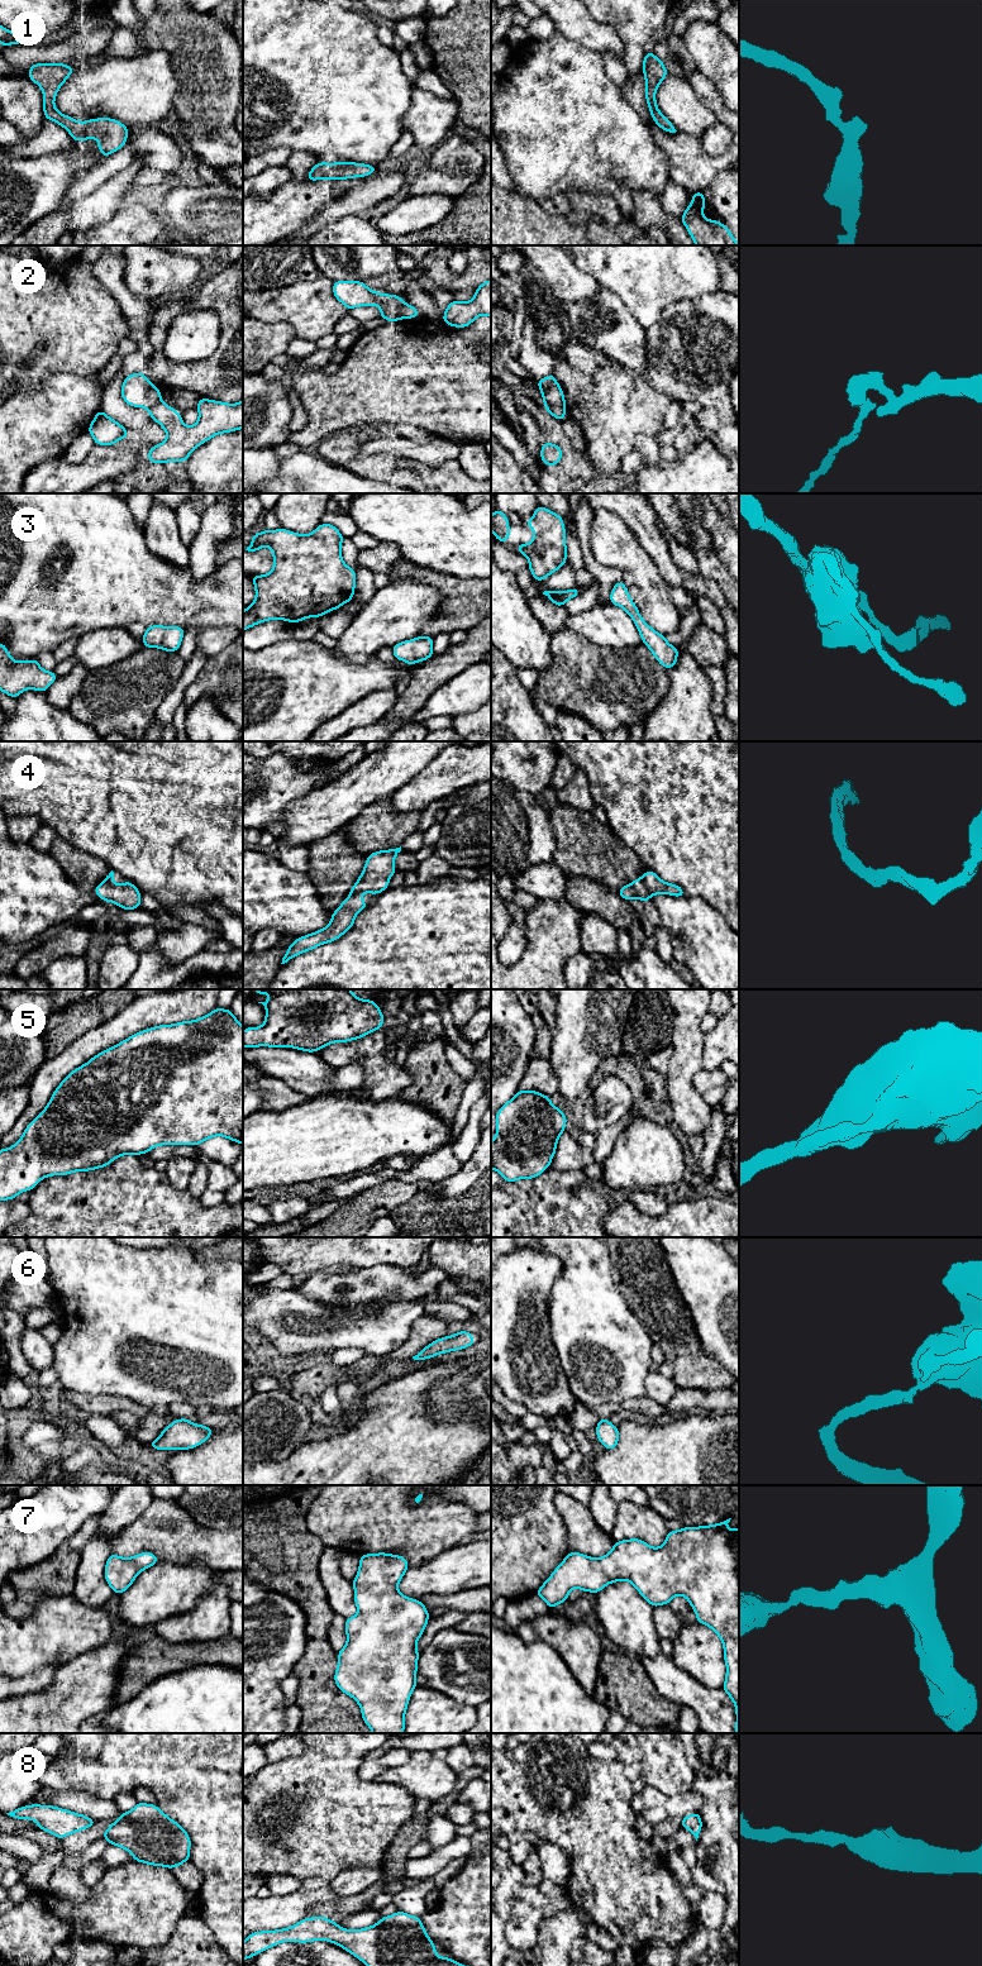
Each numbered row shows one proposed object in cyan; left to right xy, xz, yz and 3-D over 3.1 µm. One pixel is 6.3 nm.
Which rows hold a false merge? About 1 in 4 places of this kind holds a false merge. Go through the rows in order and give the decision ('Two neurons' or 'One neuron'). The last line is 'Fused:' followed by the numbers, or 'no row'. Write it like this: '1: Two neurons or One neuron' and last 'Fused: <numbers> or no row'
1: One neuron
2: Two neurons
3: One neuron
4: One neuron
5: One neuron
6: One neuron
7: One neuron
8: One neuron
Fused: 2

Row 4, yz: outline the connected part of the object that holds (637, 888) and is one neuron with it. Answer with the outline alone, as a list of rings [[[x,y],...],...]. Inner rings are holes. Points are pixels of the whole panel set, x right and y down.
[[[647,870],[640,878],[621,887],[618,893],[626,901],[638,898],[644,902],[648,902],[652,896],[659,893],[676,897],[686,896],[680,886],[663,882],[657,873],[652,870]]]

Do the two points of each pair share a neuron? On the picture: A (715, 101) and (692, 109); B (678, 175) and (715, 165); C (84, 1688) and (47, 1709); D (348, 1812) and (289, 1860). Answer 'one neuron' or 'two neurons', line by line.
A: two neurons
B: one neuron
C: one neuron
D: one neuron

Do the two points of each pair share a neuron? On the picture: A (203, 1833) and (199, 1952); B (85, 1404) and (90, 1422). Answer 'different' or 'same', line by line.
A: different
B: different

